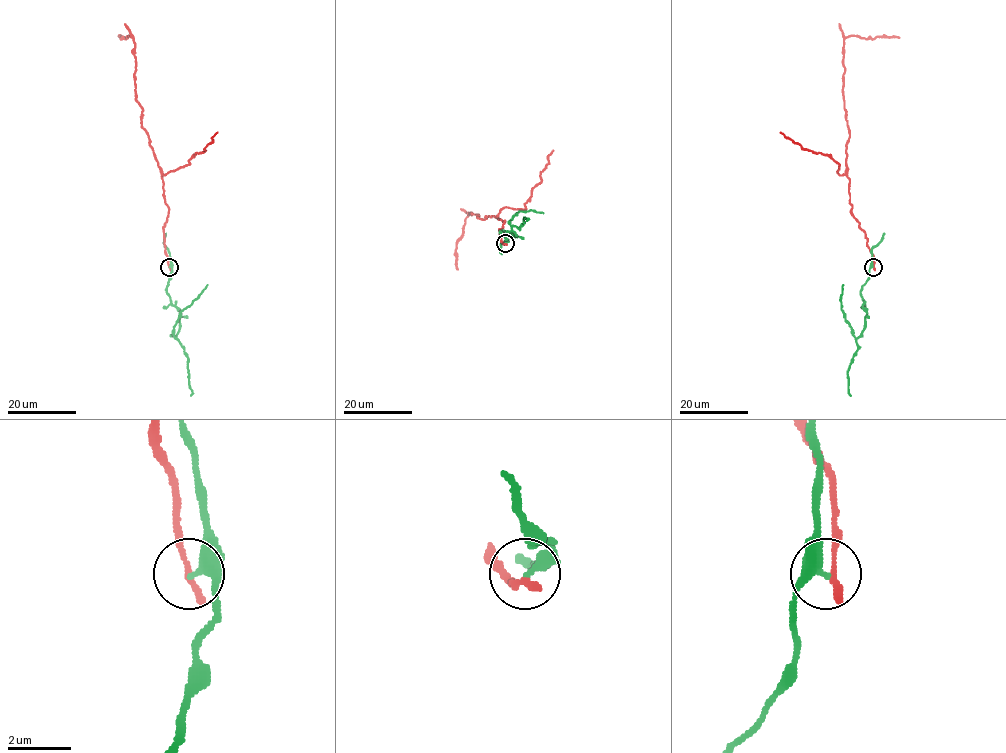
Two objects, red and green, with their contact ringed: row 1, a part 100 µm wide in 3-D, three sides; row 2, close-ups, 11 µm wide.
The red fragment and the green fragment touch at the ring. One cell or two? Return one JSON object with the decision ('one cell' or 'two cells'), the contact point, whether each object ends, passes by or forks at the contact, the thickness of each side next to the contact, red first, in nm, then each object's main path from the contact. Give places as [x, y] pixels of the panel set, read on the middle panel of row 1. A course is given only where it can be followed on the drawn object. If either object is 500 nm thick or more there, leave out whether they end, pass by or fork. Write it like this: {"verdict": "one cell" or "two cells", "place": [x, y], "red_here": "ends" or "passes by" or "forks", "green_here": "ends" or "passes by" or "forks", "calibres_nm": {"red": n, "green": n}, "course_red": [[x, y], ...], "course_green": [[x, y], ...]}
{"verdict": "two cells", "place": [505, 243], "red_here": "ends", "green_here": "passes by", "calibres_nm": {"red": 240, "green": 240}, "course_red": [[505, 243], [499, 235], [505, 221], [494, 216], [480, 219], [479, 215], [469, 213], [455, 247], [458, 269]], "course_green": [[505, 242], [507, 239], [503, 230], [517, 236], [510, 223], [514, 215], [532, 210], [543, 213]]}

